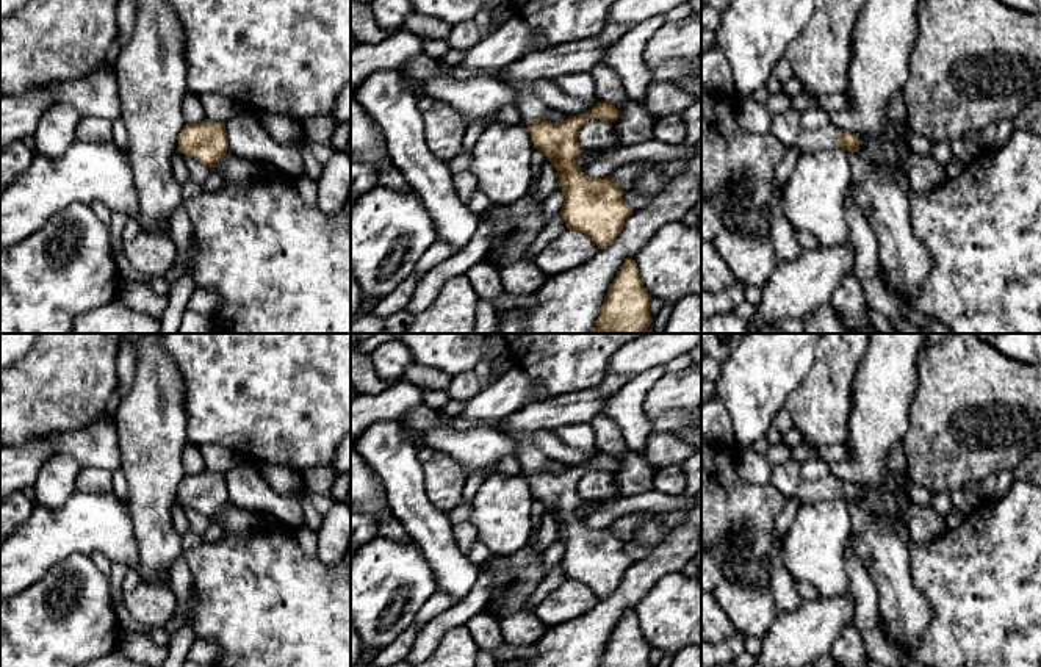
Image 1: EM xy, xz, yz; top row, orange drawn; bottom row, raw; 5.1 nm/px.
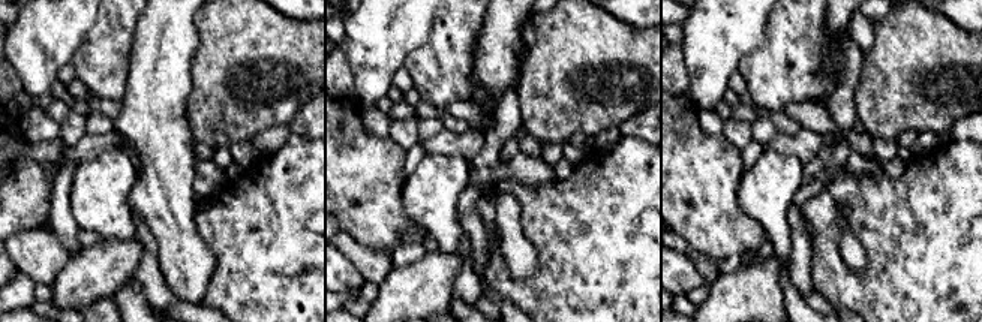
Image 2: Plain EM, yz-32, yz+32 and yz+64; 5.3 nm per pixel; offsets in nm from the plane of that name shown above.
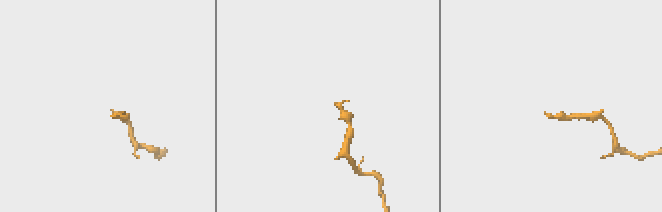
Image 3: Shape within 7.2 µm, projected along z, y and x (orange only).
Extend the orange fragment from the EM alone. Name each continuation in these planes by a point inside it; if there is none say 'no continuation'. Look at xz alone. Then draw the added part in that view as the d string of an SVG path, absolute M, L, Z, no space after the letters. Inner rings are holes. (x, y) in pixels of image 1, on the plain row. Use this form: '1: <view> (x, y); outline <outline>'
1: xz (529, 456); outline M502 431L520 443L520 451L517 459L523 470L523 474L528 476L529 470L546 471L549 459L534 445L534 432L524 431Z

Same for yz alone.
1: yz (825, 487); outline M827 474L817 481L801 481L794 493L798 498L800 504L812 504L822 499L837 499L837 478Z

